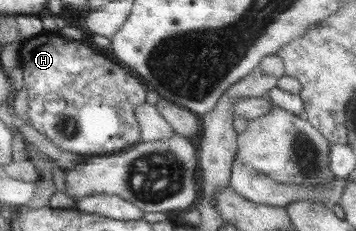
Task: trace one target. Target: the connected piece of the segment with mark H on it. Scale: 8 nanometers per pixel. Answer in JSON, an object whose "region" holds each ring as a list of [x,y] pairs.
{"region":[[[56,30],[42,32],[21,43],[18,67],[22,69],[22,82],[28,90],[26,117],[30,126],[61,150],[83,158],[116,153],[140,141],[140,130],[134,112],[140,104],[145,103],[146,85],[101,51],[65,38]]]}

